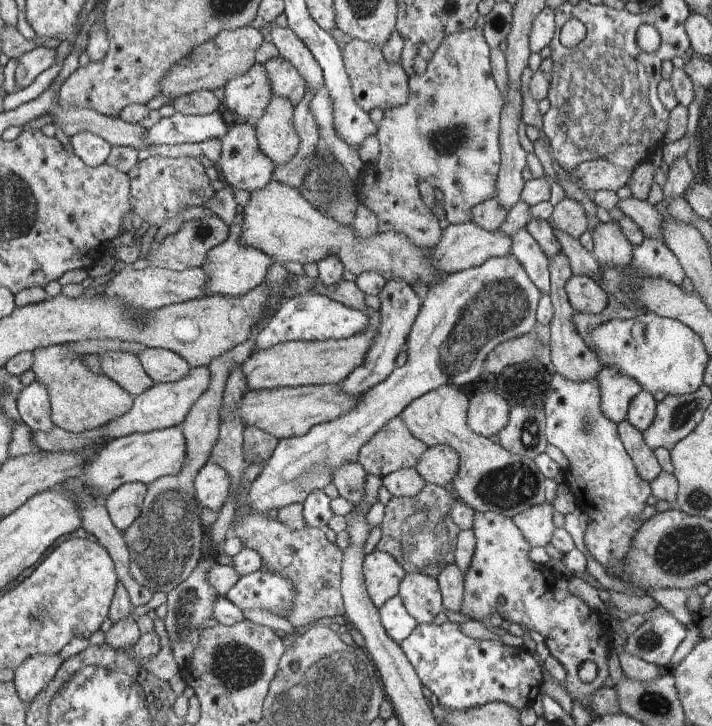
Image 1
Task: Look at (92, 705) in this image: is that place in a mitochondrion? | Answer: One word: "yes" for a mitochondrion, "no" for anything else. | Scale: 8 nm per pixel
yes

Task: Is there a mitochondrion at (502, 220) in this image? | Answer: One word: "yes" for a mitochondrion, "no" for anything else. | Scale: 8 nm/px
no

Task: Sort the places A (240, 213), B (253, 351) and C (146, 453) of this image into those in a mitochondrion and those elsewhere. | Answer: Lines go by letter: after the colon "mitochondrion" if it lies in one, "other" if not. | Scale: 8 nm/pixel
A: other
B: other
C: other

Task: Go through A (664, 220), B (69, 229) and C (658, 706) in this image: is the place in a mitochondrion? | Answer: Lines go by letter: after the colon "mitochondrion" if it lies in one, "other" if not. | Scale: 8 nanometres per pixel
A: other
B: other
C: mitochondrion

